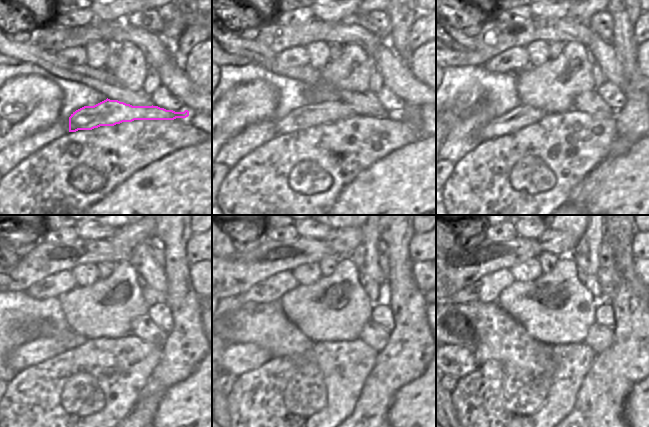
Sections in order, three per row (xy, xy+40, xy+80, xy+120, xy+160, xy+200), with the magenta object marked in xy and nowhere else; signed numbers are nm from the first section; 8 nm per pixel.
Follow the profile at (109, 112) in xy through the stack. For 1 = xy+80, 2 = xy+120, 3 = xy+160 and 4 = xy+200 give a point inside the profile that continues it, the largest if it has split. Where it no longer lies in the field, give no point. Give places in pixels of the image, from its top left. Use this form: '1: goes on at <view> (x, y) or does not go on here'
1: goes on at xy+80 (521, 116)
2: goes on at xy+120 (38, 350)
3: goes on at xy+160 (236, 359)
4: goes on at xy+200 (456, 360)

